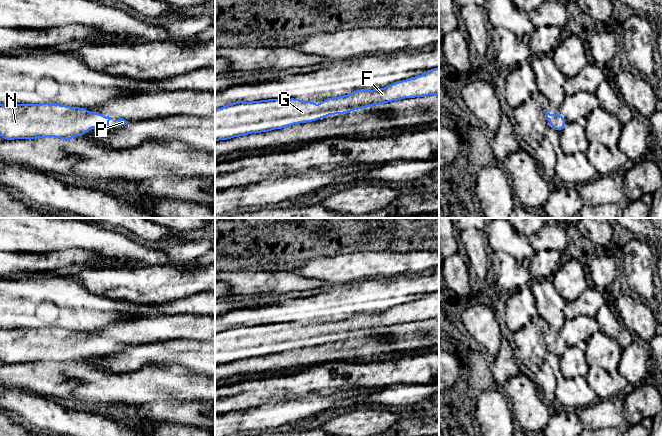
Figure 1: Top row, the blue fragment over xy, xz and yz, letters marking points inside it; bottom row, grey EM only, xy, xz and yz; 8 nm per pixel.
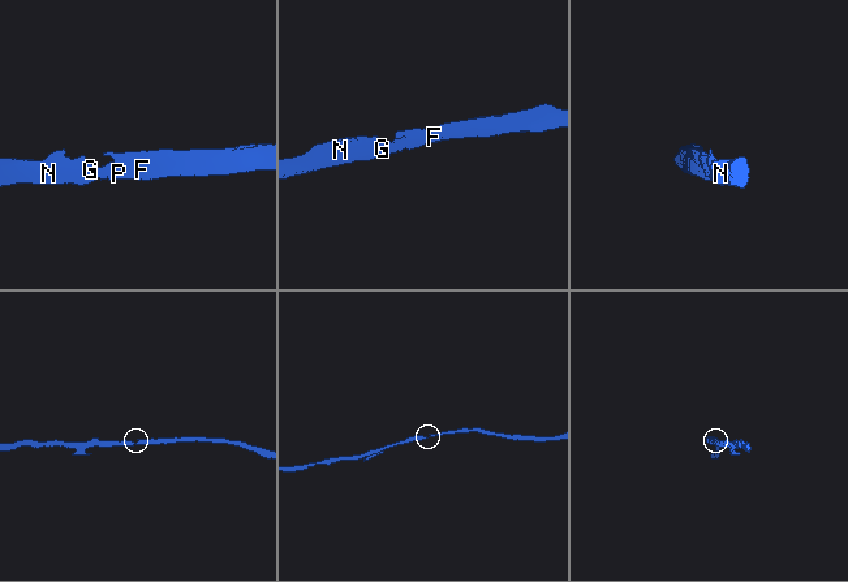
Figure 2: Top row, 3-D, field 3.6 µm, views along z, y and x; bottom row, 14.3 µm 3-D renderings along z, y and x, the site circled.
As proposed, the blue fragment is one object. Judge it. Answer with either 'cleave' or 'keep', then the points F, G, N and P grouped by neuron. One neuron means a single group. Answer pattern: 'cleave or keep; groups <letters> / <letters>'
keep; groups F G N P

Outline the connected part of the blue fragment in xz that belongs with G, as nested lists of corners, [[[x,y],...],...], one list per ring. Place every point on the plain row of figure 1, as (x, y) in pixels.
[[[439,291],[381,313],[359,313],[348,319],[319,326],[299,323],[237,325],[215,333],[215,365],[251,357],[283,353],[293,348],[326,342],[329,338],[346,338],[353,334],[384,328],[404,322],[439,318]]]

